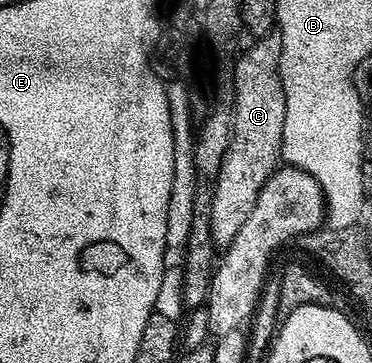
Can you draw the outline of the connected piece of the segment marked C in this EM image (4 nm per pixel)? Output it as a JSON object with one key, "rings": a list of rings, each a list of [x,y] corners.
{"rings":[[[274,30],[258,39],[257,48],[241,60],[237,77],[231,89],[231,131],[227,154],[219,170],[219,178],[213,183],[211,198],[211,238],[214,249],[224,250],[235,242],[235,234],[251,214],[259,190],[272,172],[277,171],[281,160],[283,142],[283,118],[287,114],[287,102],[283,94],[283,82],[279,74],[281,34]]]}

